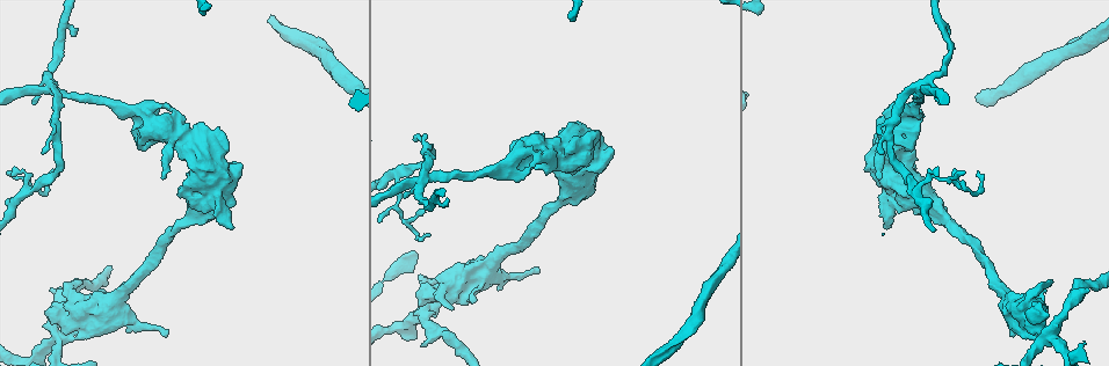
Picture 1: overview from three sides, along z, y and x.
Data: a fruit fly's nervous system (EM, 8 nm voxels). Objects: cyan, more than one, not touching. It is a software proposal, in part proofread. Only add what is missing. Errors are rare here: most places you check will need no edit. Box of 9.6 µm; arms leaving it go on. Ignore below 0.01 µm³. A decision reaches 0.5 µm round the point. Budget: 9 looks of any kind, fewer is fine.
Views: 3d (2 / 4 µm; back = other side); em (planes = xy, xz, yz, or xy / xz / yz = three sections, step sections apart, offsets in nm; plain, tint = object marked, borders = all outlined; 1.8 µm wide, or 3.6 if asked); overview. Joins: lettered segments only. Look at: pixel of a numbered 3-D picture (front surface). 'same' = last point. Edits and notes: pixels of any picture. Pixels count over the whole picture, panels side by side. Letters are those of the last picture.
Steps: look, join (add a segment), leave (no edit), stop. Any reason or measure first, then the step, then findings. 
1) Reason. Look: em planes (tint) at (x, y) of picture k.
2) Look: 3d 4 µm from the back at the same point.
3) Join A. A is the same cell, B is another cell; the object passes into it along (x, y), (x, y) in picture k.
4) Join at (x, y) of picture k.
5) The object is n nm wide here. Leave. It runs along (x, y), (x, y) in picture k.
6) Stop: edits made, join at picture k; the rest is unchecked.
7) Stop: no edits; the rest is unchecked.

Four-way junction. Look: 3d 4 µm from the back at (426, 308) of picture 1.

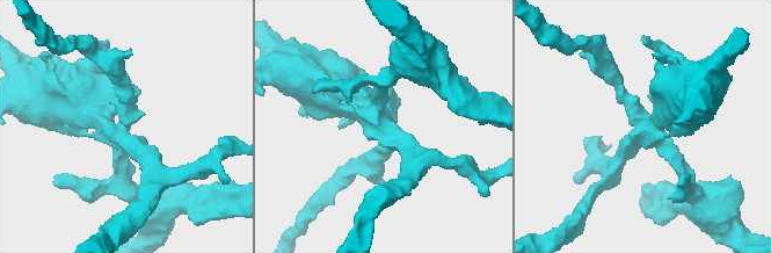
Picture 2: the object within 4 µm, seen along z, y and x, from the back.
4 arms meet here; now the EM. Look: em yz step 4 (tint) at (383, 129) of picture 2.

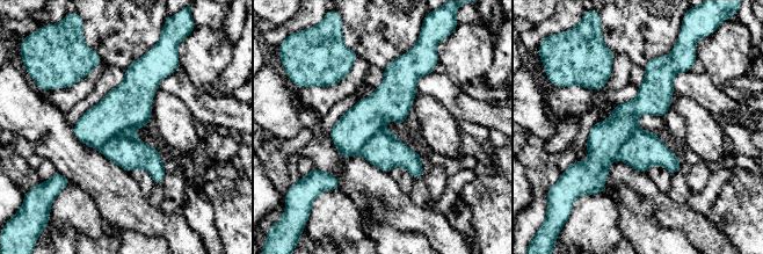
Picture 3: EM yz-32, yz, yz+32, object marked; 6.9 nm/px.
Look: em planes (borders) at the same point.

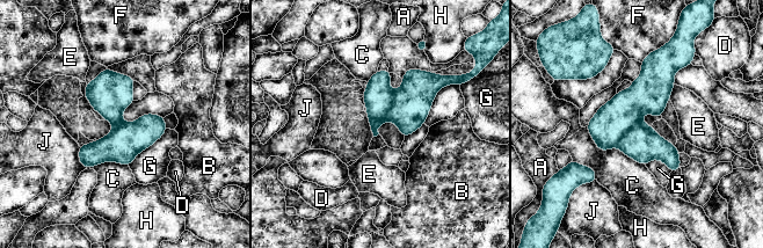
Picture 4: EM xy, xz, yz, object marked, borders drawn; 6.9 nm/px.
The object is 240 nm wide here. Leave. A, B, C, D, E, F, G, H and J are other cells; a border runs along (675, 85), (668, 99) in picture 4; none of them fits.

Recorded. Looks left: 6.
An open end. Look: 3d 4 µm at (536, 270) of picture 1.

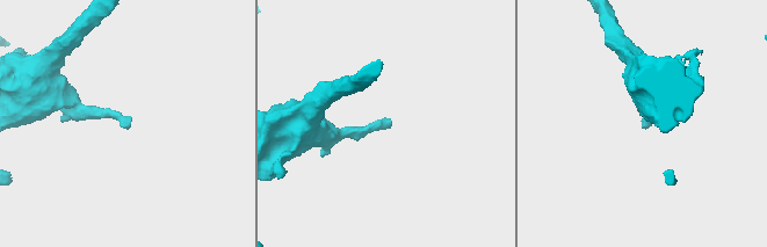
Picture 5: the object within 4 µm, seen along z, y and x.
Need the tissue. Look: em planes (plain) at (644, 128) of picture 5.

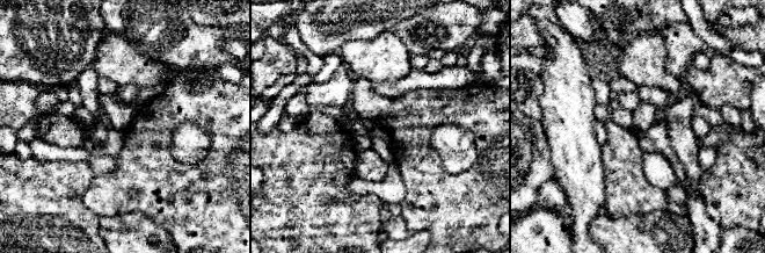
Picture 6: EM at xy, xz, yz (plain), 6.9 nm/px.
Look: em planes (borders) at the same point.

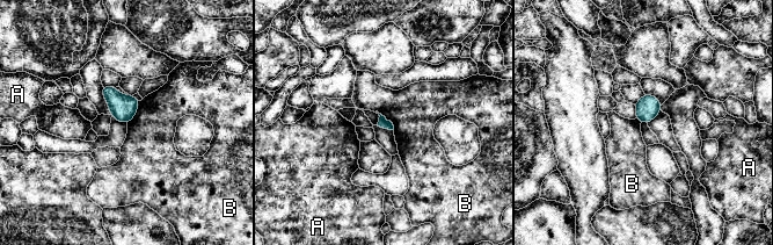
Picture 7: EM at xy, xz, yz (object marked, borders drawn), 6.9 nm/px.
Leave. A and B are other cells; no lettered segment goes on from it.

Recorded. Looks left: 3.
Thick turns thin. Look: em 3.6 µm planes (borders) at (210, 192) of picture 1.

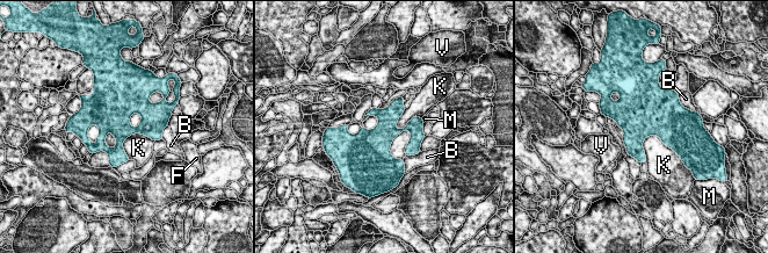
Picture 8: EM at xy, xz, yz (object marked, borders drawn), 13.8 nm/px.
The object is 340 nm wide here. Leave. B, F, K, M and V are other cells; a border runs along (643, 139), (657, 136), (676, 153) in picture 8; none of them fits.

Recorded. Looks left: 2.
Four or more arms meet. Look: 3d 4 µm at (424, 177) of picture 1.

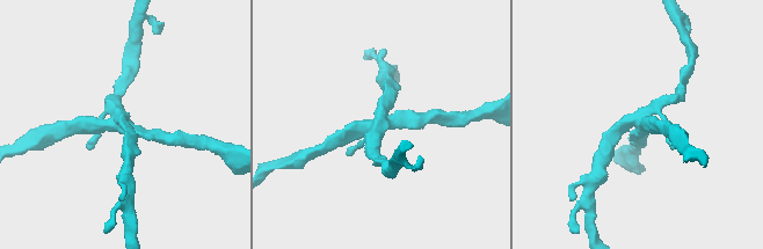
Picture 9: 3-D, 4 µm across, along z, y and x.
Now the EM. Look: em 3.6 µm yz step 8 (borders) at (125, 122) of picture 9.

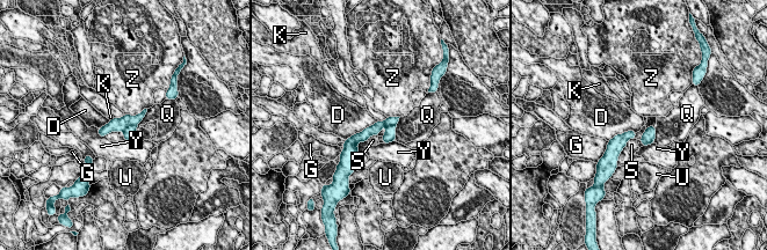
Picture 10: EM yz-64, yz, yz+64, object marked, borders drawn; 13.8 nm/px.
The object is 160 nm wide here. Leave. D, G, K, Q, S, U, Y and Z are other cells; it runs along (396, 119), (367, 132), (353, 145) in picture 10; no lettered segment goes on from it.

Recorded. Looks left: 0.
Stop: no edits; the rest is unchecked.

